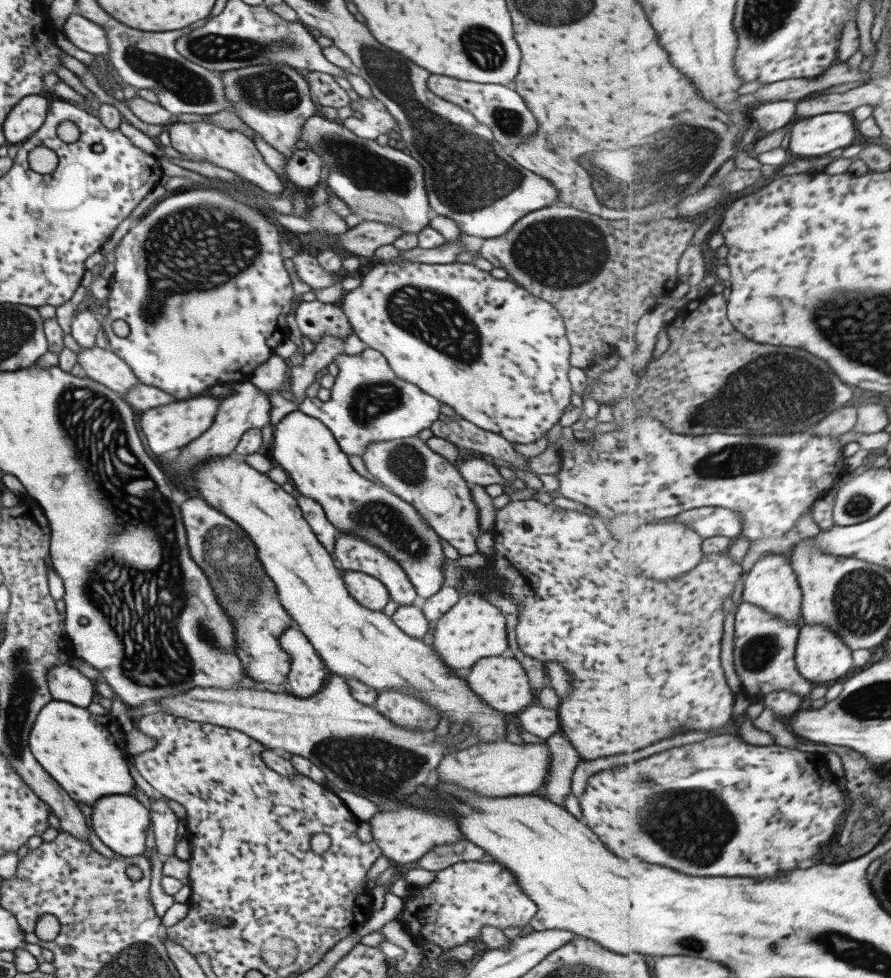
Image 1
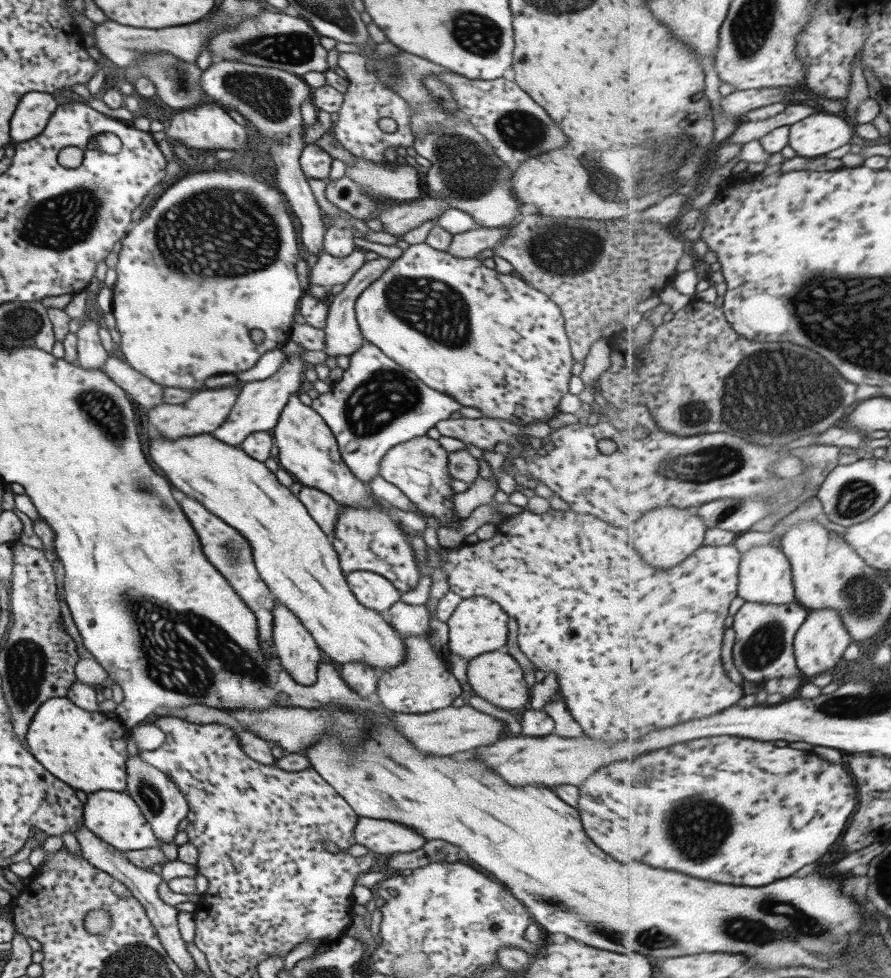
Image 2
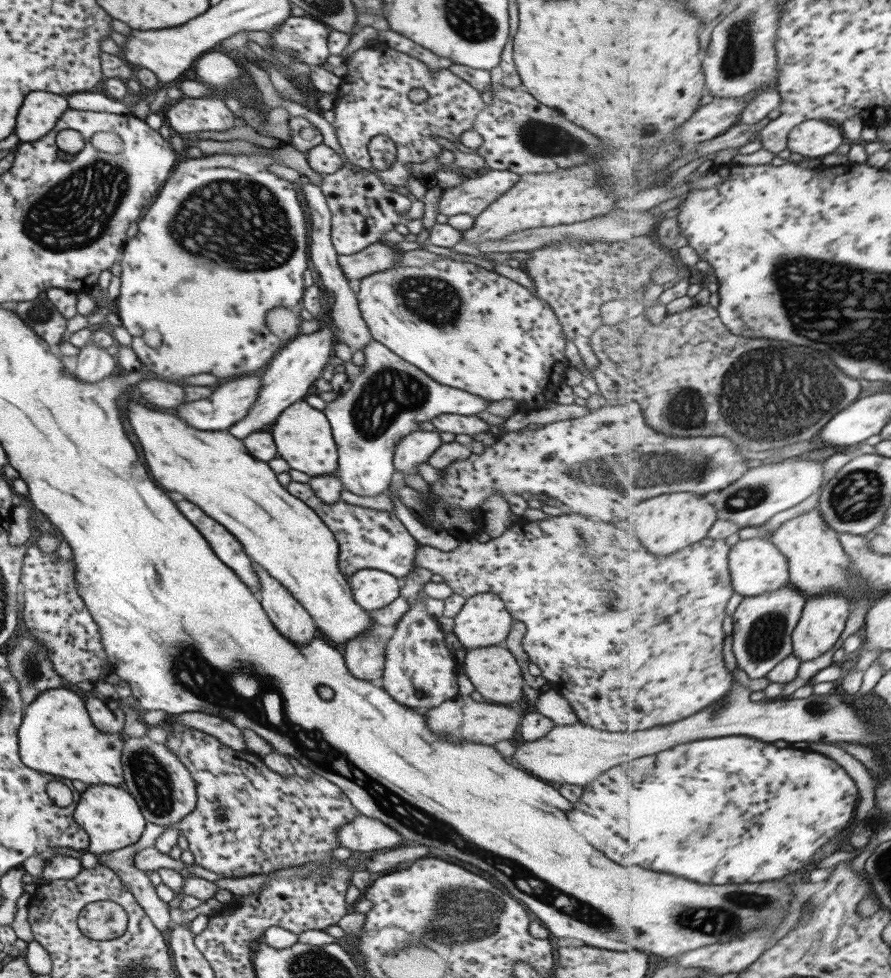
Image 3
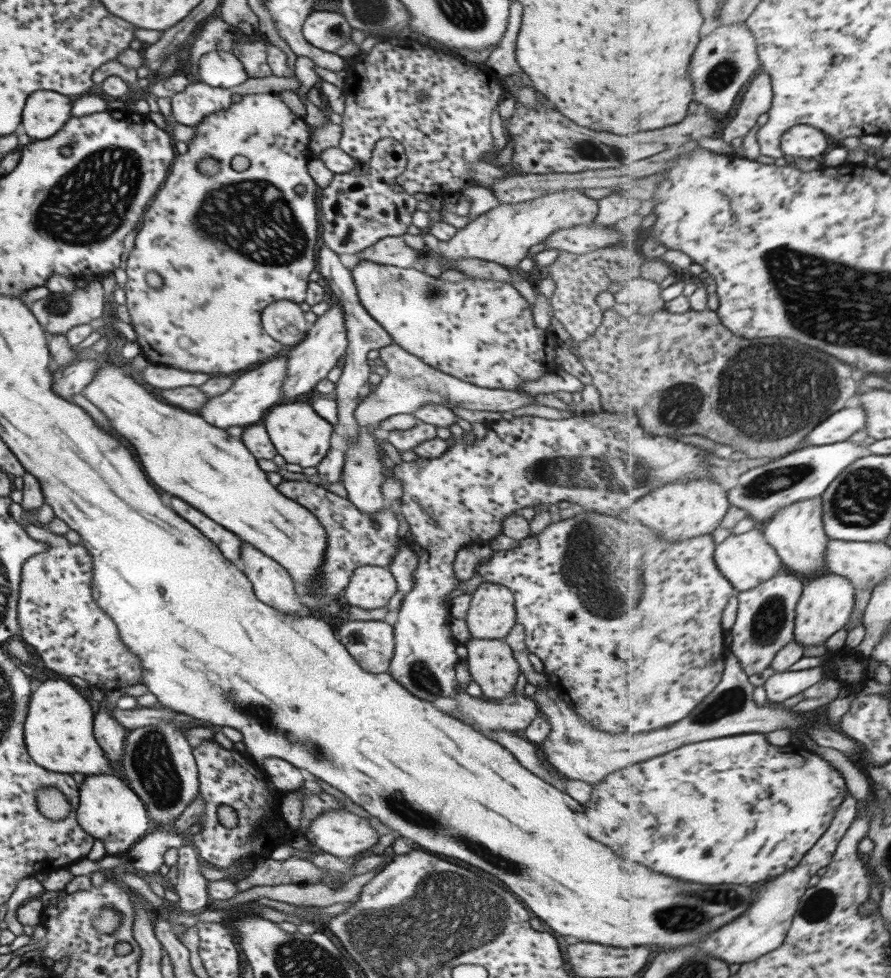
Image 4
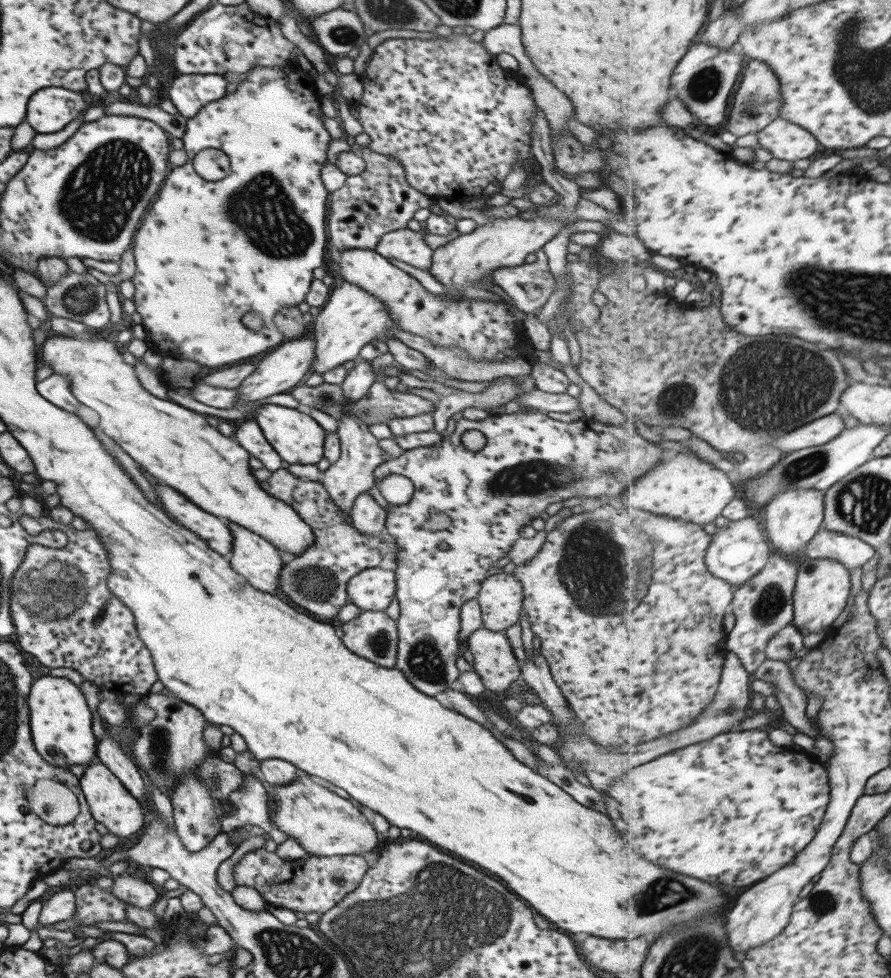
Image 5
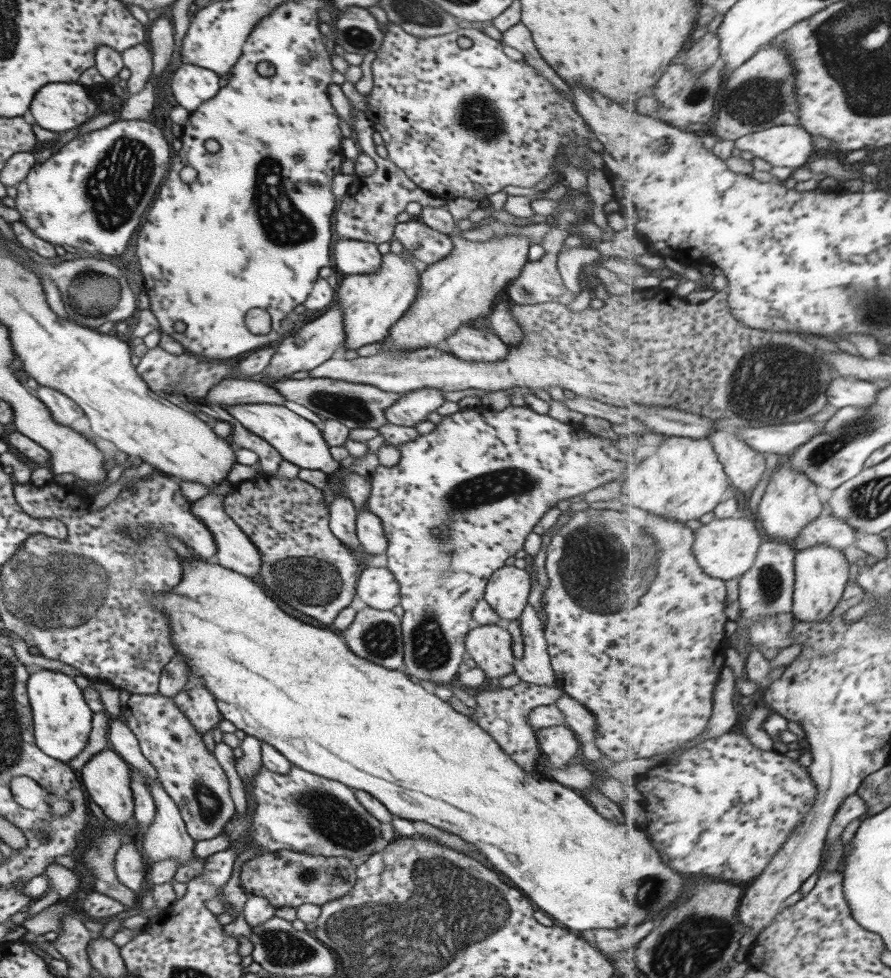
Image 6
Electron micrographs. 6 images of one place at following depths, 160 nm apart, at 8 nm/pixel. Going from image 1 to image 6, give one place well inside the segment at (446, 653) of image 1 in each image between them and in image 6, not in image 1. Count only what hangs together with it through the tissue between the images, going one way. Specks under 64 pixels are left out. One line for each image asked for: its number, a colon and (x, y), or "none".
2: (477, 625)
3: (483, 620)
4: (491, 613)
5: (500, 595)
6: (506, 591)

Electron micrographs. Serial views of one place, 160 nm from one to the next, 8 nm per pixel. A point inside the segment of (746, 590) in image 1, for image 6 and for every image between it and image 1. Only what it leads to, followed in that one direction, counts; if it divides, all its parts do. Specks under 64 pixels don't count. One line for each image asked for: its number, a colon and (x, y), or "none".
2: (766, 576)
3: (757, 566)
4: (747, 560)
5: (739, 550)
6: (726, 548)

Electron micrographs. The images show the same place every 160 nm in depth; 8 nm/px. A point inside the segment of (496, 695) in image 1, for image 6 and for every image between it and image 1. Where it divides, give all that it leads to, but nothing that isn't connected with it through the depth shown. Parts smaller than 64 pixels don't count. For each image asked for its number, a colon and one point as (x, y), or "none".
2: (496, 677)
3: (492, 670)
4: (490, 662)
5: (494, 662)
6: (489, 646)

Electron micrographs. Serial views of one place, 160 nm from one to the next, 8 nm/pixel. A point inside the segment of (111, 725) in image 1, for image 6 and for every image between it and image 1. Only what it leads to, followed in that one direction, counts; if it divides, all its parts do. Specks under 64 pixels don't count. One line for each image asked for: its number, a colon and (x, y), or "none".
2: (87, 751)
3: (56, 737)
4: (57, 733)
5: (60, 720)
6: (62, 720)

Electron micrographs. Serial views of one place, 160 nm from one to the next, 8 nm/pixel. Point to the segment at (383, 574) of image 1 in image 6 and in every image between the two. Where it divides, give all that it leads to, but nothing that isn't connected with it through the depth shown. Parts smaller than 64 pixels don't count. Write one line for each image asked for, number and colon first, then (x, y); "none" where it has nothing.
2: (364, 539)
3: (367, 538)
4: (354, 538)
5: (315, 579)
6: (302, 563)

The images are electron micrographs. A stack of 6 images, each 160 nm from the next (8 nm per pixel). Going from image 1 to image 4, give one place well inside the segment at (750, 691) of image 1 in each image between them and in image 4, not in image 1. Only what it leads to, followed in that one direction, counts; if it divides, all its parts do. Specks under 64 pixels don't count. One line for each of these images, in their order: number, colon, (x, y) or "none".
2: (765, 633)
3: (763, 625)
4: (766, 617)

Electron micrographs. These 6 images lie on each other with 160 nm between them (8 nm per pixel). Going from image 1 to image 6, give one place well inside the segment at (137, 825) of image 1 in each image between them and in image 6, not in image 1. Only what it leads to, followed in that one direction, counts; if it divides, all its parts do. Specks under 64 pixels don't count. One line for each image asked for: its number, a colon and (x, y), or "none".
2: (113, 817)
3: (110, 817)
4: (107, 809)
5: (109, 803)
6: (104, 778)

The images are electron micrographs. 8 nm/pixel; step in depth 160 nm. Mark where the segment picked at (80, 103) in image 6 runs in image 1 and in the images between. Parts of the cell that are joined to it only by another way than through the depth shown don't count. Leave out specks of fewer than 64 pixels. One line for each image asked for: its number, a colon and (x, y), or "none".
1: (27, 115)
2: (31, 115)
3: (40, 109)
4: (44, 112)
5: (48, 110)

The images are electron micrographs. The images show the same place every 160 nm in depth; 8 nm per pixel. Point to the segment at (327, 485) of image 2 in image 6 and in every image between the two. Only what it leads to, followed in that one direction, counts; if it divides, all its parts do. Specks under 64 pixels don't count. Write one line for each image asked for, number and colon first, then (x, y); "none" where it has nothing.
3: (302, 435)
4: (298, 434)
5: (295, 436)
6: (298, 441)

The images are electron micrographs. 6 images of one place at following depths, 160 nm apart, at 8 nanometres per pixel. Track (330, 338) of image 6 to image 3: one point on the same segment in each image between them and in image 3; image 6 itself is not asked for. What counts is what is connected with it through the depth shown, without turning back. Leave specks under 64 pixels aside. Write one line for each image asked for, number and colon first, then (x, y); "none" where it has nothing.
3: (231, 402)
4: (254, 392)
5: (288, 365)

